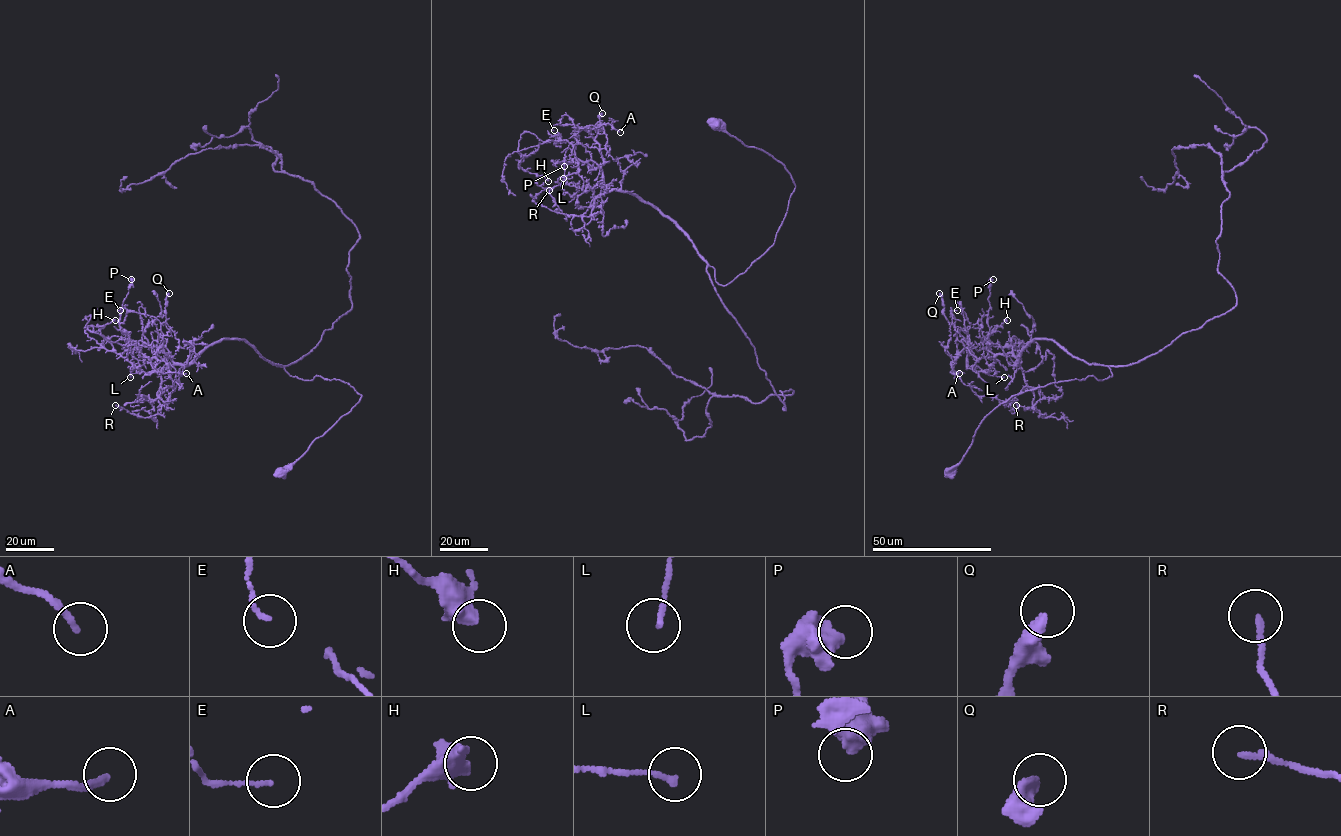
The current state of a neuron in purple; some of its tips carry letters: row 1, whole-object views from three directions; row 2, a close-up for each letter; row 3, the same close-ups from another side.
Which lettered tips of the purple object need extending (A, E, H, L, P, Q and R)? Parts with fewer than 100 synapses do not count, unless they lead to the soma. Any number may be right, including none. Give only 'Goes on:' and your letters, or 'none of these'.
Goes on: none of these

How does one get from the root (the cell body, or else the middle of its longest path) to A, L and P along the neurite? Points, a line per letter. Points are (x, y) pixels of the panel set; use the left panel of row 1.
A: (281, 471), (362, 395), (290, 375), (241, 340), (185, 365), (160, 348), (151, 359), (157, 372), (186, 373)
L: (281, 471), (359, 401), (348, 383), (290, 375), (241, 340), (185, 365), (170, 353), (130, 377)
P: (281, 471), (362, 395), (339, 380), (290, 375), (241, 340), (220, 340), (177, 365), (120, 329), (131, 279)

